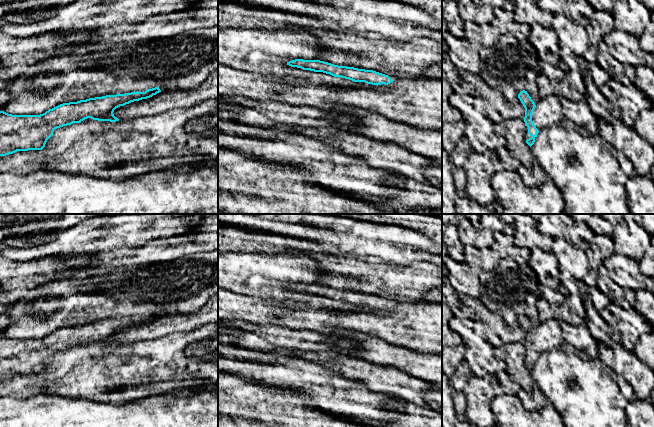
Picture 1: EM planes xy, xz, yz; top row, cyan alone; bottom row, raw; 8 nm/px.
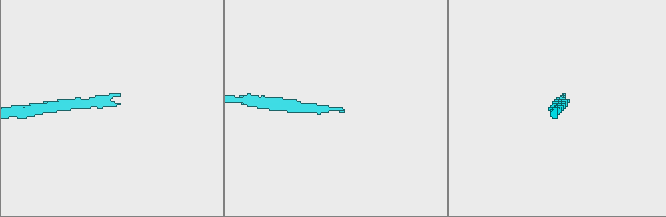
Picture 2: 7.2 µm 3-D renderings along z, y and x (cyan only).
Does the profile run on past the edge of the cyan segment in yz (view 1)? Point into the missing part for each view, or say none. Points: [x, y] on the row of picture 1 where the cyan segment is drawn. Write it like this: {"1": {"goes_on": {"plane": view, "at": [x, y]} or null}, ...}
{"1": {"goes_on": {"plane": "yz", "at": [548, 111]}}}

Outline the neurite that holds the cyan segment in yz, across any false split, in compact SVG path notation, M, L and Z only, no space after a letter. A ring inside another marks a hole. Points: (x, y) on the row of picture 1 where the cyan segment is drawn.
M523 90L518 98L525 108L525 135L526 143L531 147L543 128L560 123L565 119L560 97L550 95L533 101L527 91Z

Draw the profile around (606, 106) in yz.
M589 73L583 75L584 87L586 89L585 99L588 102L591 111L597 118L602 118L607 122L613 122L621 117L621 110L618 106L612 104L594 84L592 76Z

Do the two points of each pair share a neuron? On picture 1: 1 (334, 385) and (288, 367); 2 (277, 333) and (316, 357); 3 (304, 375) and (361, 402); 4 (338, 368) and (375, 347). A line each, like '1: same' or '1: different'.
1: same
2: different
3: same
4: different

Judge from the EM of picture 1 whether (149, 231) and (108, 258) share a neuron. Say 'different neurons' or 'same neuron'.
different neurons

